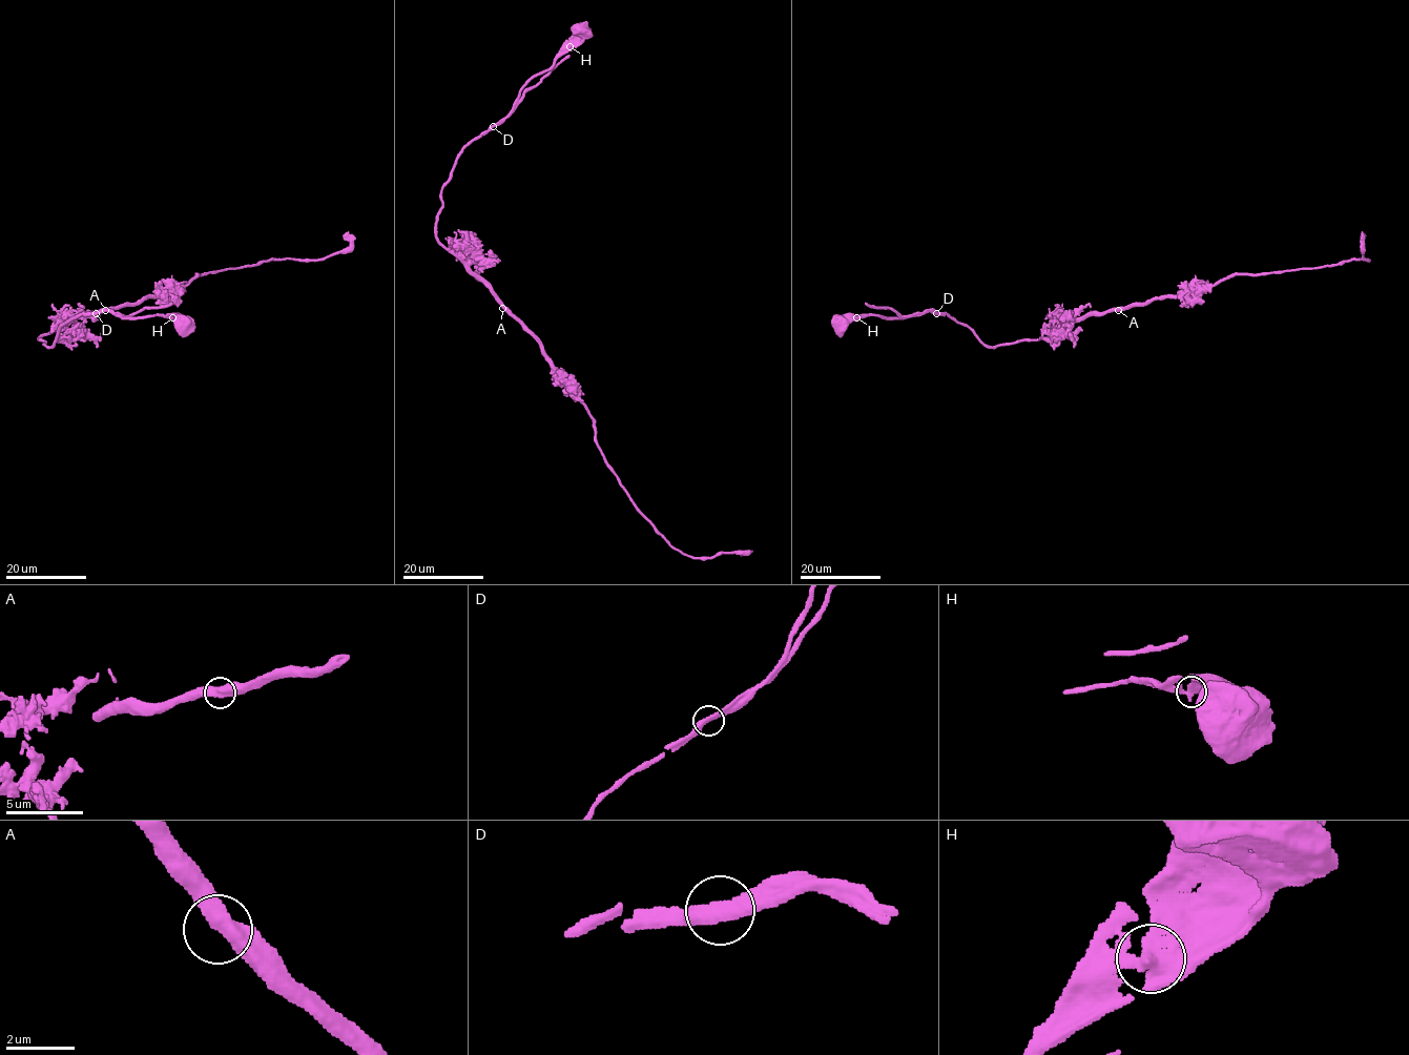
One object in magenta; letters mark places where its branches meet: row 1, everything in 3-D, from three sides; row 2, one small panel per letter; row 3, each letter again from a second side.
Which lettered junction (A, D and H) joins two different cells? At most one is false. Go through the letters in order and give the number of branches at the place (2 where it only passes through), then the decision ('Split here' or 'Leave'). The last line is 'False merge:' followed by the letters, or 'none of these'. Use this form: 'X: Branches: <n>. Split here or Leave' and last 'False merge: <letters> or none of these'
A: Branches: 2. Leave
D: Branches: 2. Split here
H: Branches: 2. Leave
False merge: D

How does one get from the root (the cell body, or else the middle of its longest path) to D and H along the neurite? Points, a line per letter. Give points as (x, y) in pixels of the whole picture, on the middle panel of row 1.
D: (505, 308), (436, 235), (442, 186), (449, 179), (455, 160), (467, 145), (493, 126)
H: (505, 308), (438, 240), (441, 190), (459, 152), (499, 124), (519, 90), (570, 46)

